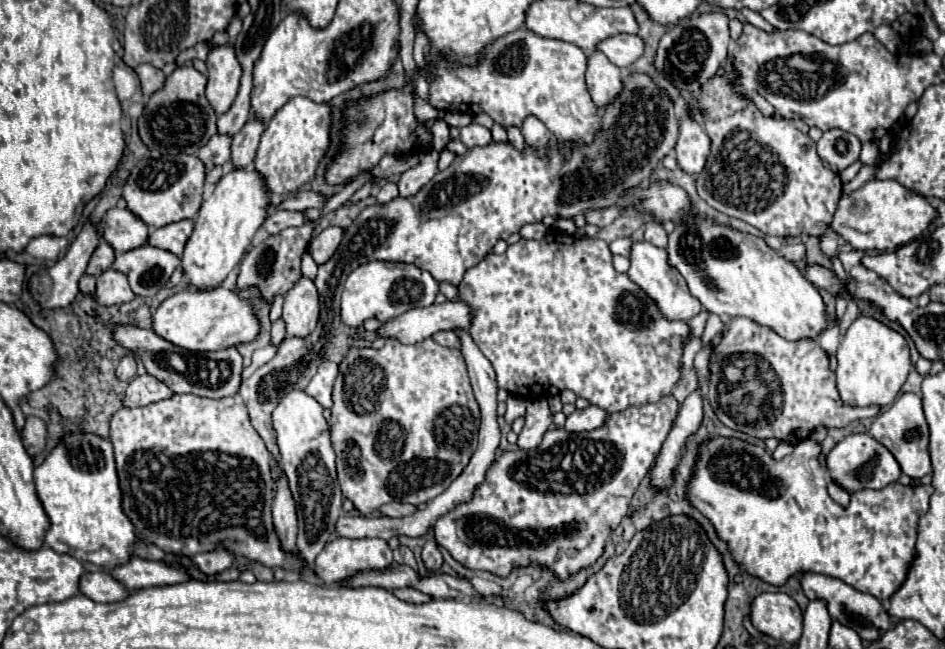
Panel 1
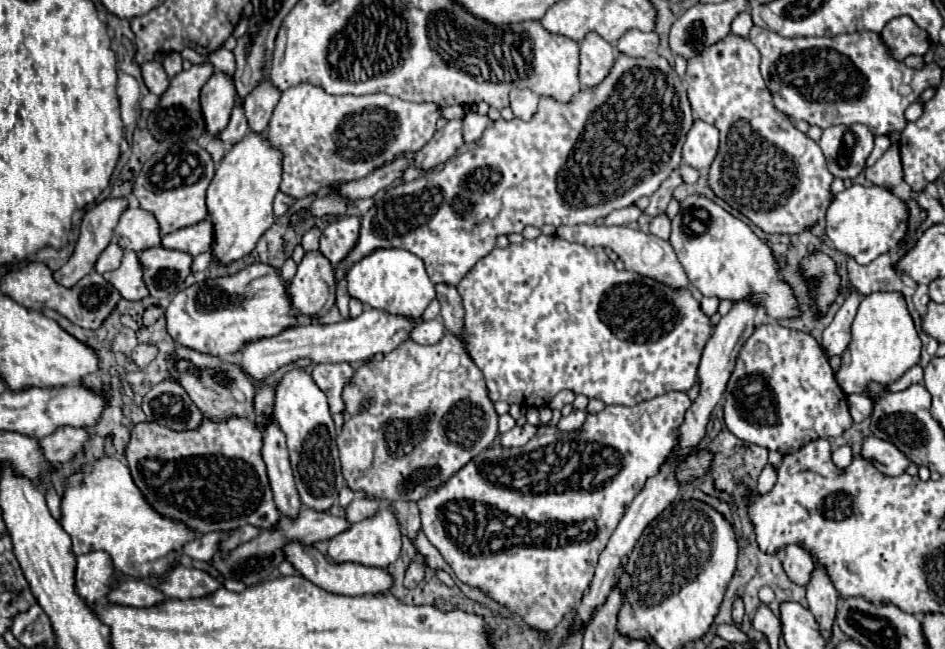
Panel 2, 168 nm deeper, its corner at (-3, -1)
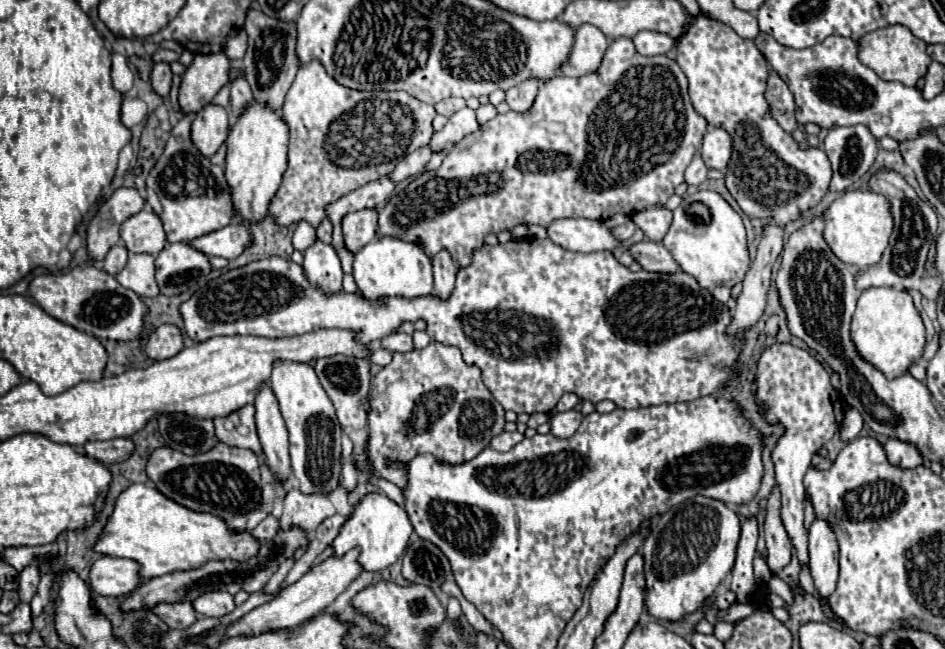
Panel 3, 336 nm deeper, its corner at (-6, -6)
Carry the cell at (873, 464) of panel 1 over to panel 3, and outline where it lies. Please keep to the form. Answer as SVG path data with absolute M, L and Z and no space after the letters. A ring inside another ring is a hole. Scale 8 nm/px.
M888 439L884 449L886 449L888 463L892 463L894 467L914 469L914 467L922 465L922 455L910 443L904 443L904 441L898 441L898 439Z

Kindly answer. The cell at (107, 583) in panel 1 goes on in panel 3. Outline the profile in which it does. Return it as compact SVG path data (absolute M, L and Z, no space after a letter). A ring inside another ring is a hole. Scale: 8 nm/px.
M156 603L150 611L170 629L188 629L196 621L196 611L190 603Z

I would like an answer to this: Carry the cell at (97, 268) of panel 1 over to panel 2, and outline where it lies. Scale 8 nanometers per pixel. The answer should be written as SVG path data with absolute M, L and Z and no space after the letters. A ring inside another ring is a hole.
M113 240L113 242L103 250L103 254L99 256L95 270L97 270L99 274L107 274L107 272L115 270L115 268L121 264L121 258L123 258L123 250L121 250L119 244Z

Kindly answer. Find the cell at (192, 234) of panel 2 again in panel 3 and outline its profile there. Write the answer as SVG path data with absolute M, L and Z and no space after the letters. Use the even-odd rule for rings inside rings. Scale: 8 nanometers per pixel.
M232 221L230 225L226 225L218 231L192 239L190 243L198 251L204 251L204 255L208 255L208 257L218 255L224 259L234 259L242 253L244 247L248 247L252 243L252 235L248 233L248 229L242 223Z

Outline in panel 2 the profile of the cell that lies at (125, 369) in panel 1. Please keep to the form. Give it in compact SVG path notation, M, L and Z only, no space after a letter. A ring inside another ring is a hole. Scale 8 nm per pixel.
M139 344L131 354L131 358L137 366L147 366L155 356L157 356L157 346L153 346L153 344Z

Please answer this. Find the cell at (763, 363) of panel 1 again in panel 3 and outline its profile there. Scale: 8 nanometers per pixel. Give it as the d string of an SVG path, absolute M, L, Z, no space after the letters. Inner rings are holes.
M774 343L766 347L756 365L754 395L760 405L760 413L770 425L782 425L784 435L778 439L772 461L776 467L776 481L782 491L782 523L792 537L796 557L800 563L808 563L808 535L804 529L804 487L802 477L812 463L814 453L824 447L842 427L846 401L834 391L830 373L820 361L816 361L806 349L790 343ZM836 397L836 413L834 413Z

